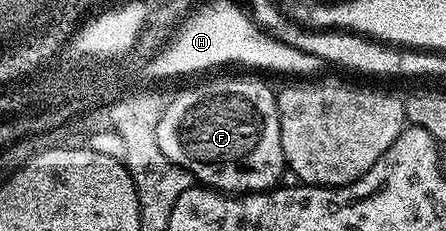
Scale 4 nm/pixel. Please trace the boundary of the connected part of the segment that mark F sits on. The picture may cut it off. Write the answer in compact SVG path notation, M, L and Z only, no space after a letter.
M243 75L247 76L215 76L212 80L203 80L200 84L181 89L171 101L167 100L162 105L162 111L155 120L157 146L161 146L161 154L175 164L182 164L200 185L207 186L214 182L215 191L228 194L266 192L276 187L285 173L276 89L258 80L255 77L258 75Z

